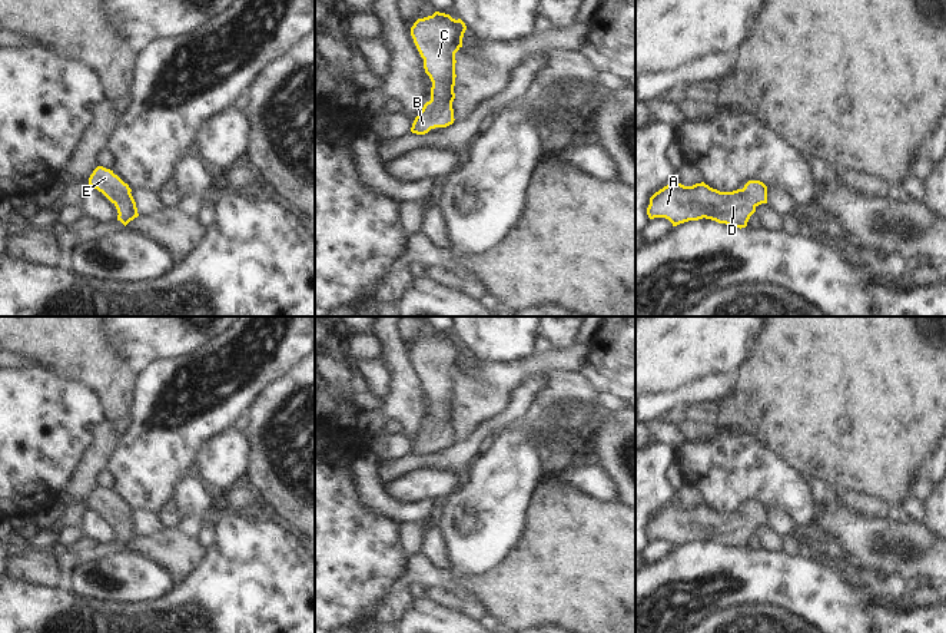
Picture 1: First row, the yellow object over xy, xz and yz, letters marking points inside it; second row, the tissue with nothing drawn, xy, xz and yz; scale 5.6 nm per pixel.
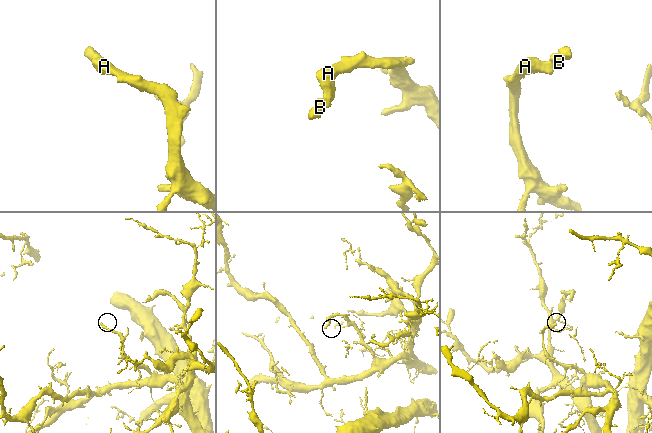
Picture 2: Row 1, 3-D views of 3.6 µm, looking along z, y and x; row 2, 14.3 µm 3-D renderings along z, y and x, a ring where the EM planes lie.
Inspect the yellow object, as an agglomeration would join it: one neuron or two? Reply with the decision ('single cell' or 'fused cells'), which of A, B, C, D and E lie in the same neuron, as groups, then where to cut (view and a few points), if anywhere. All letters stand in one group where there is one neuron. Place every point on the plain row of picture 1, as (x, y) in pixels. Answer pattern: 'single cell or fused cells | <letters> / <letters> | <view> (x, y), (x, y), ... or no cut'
single cell | A B C D E | no cut

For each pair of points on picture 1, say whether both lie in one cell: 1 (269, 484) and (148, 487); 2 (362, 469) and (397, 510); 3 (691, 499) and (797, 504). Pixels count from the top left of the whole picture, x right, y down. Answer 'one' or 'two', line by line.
1: two
2: one
3: two

